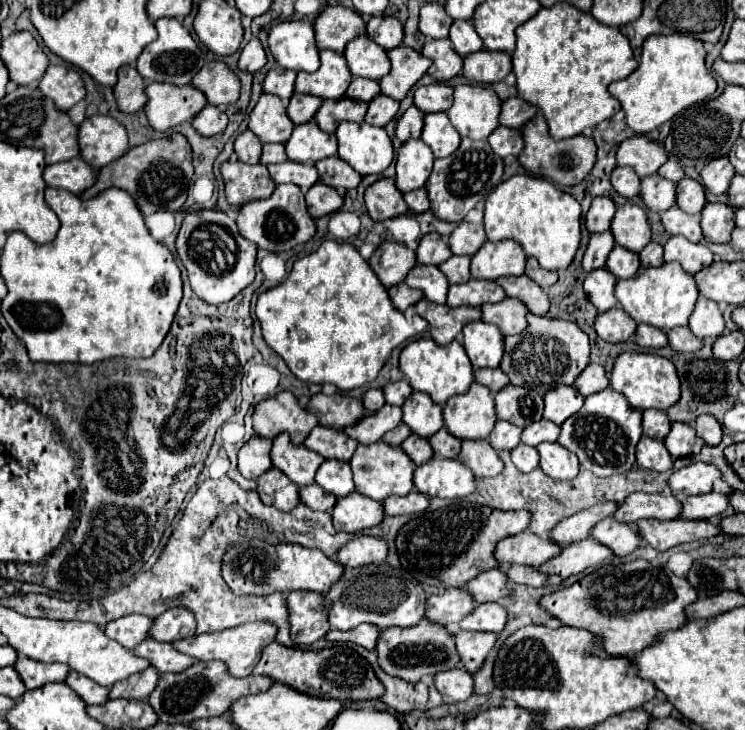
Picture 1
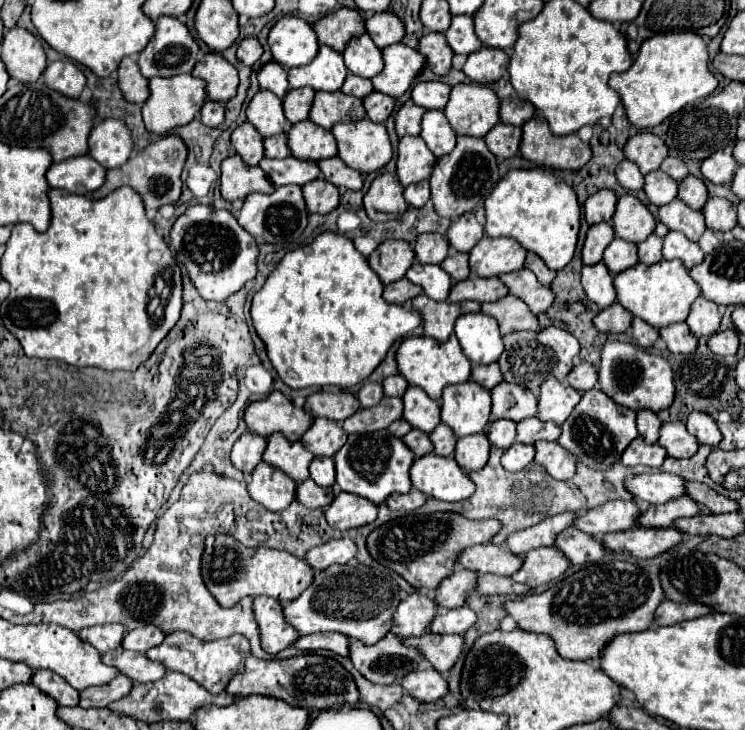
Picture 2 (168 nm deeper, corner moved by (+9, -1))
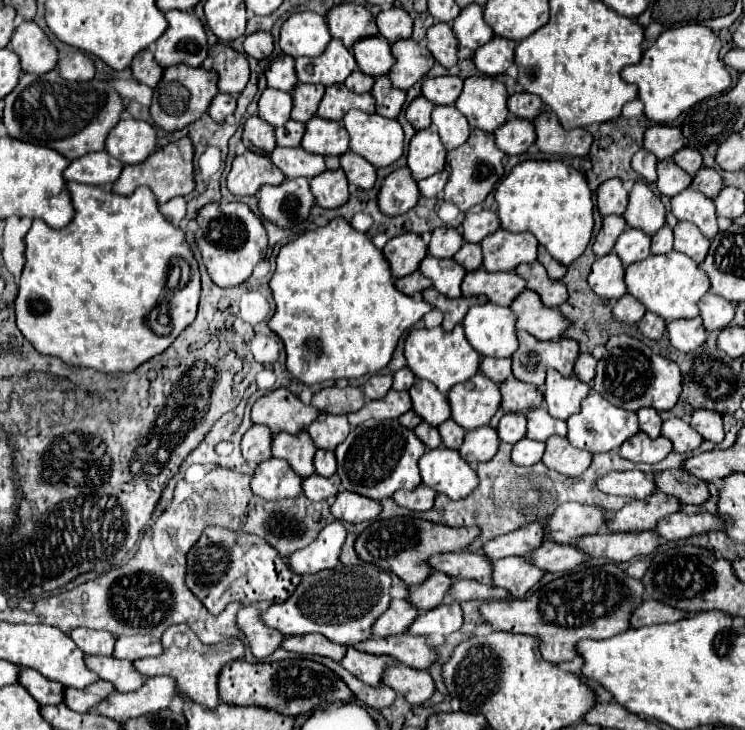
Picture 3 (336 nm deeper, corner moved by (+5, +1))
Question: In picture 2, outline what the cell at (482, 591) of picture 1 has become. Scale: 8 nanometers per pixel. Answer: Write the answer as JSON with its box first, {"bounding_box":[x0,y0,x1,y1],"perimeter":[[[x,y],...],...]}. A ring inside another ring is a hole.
{"bounding_box":[435,569,479,609],"perimeter":[[[457,569],[453,575],[443,579],[443,583],[439,585],[437,595],[435,595],[435,601],[439,603],[439,607],[445,607],[445,609],[463,607],[467,597],[477,587],[477,577],[479,577],[477,571]]]}

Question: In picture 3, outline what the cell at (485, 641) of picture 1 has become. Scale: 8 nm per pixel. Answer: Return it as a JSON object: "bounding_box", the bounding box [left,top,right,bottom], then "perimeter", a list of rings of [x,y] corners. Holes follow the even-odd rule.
{"bounding_box":[353,633,437,669],"perimeter":[[[409,633],[381,637],[381,639],[367,639],[355,643],[353,647],[371,655],[387,655],[397,663],[413,669],[427,669],[437,659],[435,649],[429,647],[423,637],[415,637]]]}

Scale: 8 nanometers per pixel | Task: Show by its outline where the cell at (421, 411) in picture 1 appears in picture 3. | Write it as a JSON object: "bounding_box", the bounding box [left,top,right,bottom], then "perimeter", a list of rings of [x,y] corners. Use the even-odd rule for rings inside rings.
{"bounding_box":[409,379,451,425],"perimeter":[[[417,379],[415,385],[409,389],[409,395],[413,399],[413,411],[419,413],[419,417],[431,425],[441,425],[451,417],[451,409],[447,403],[447,397],[435,389],[429,381]]]}

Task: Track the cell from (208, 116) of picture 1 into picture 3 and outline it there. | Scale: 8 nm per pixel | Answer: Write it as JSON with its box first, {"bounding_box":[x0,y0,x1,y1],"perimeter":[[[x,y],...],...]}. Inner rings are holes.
{"bounding_box":[209,93,237,121],"perimeter":[[[219,93],[219,95],[215,95],[215,99],[209,107],[209,115],[213,117],[213,121],[225,121],[225,117],[235,111],[235,107],[237,107],[237,99],[233,95]]]}

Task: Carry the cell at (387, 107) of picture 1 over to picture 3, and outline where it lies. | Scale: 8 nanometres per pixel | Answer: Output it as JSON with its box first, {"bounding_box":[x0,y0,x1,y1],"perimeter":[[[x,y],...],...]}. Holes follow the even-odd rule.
{"bounding_box":[371,75,407,119],"perimeter":[[[387,75],[377,77],[377,81],[371,89],[371,95],[377,101],[377,113],[387,119],[397,119],[397,115],[401,113],[401,109],[405,105],[405,99],[407,99],[407,93],[403,89],[393,87]]]}

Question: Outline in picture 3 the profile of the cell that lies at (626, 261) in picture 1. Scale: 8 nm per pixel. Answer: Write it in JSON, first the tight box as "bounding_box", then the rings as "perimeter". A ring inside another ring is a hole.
{"bounding_box":[615,229,651,265],"perimeter":[[[627,229],[625,233],[621,233],[621,237],[617,239],[617,245],[615,245],[615,253],[621,257],[623,265],[631,265],[631,263],[637,263],[637,261],[643,261],[645,257],[649,257],[651,253],[651,237],[645,235],[641,229]]]}

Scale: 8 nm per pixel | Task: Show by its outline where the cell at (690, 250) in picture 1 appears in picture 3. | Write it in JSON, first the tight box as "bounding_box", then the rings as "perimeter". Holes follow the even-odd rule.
{"bounding_box":[673,221,709,263],"perimeter":[[[679,221],[673,229],[675,233],[675,251],[689,255],[693,261],[701,263],[709,251],[709,239],[689,221]]]}

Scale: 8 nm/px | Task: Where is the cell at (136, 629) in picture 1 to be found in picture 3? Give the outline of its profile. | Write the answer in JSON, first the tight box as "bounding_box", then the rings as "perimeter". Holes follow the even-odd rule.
{"bounding_box":[69,629,115,655],"perimeter":[[[73,629],[69,637],[85,655],[111,655],[115,645],[115,637],[107,631],[91,631],[91,629]]]}

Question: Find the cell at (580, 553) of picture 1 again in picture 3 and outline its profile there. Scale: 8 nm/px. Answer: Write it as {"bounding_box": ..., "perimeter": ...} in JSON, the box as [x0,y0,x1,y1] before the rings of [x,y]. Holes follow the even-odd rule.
{"bounding_box":[491,557,545,599],"perimeter":[[[507,557],[493,563],[491,579],[497,587],[507,589],[513,597],[521,599],[543,575],[545,573],[539,573],[539,569],[535,569],[527,557]]]}

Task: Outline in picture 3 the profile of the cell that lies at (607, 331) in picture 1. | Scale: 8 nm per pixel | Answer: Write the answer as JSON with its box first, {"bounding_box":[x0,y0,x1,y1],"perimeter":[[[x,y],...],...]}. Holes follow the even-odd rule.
{"bounding_box":[613,295,645,323],"perimeter":[[[623,295],[621,299],[613,301],[613,315],[623,323],[637,323],[645,315],[645,305],[639,303],[633,295]]]}

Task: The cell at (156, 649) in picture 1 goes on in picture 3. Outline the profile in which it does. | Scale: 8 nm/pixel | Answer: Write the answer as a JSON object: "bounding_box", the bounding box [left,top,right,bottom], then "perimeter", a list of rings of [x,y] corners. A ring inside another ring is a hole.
{"bounding_box":[85,655,145,693],"perimeter":[[[89,655],[89,657],[85,657],[85,665],[89,671],[97,673],[99,679],[113,683],[115,691],[119,691],[119,693],[135,691],[145,681],[143,677],[139,677],[139,673],[135,673],[135,667],[131,661],[123,661],[123,659],[115,659],[115,657]]]}

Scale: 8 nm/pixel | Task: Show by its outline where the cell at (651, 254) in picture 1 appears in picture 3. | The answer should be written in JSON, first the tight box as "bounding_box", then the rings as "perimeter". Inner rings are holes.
{"bounding_box":[651,225,673,253],"perimeter":[[[663,225],[653,237],[651,237],[651,253],[667,253],[673,249],[673,231],[669,225]]]}

